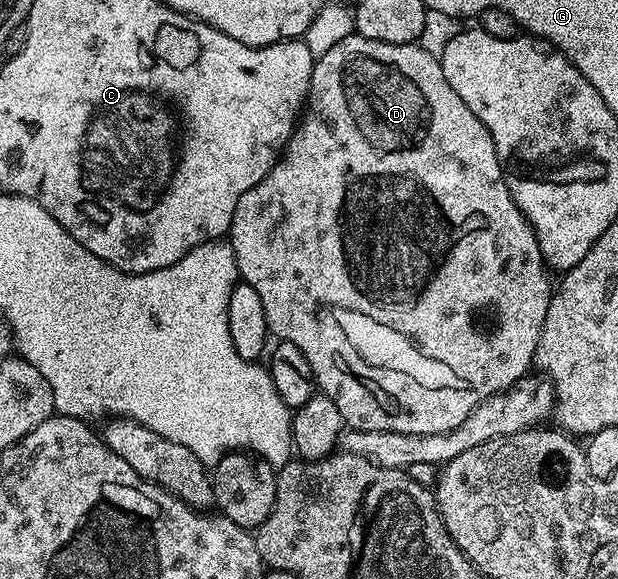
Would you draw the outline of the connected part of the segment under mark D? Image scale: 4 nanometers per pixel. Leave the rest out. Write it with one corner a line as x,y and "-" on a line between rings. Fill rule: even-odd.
353,35
342,39
342,43
334,43
334,47
330,47
330,51
326,51
326,55
315,58
312,66
312,78
308,84
306,104
296,128
292,130
292,137
285,145
284,152
280,154
275,167
262,179
262,183
250,187
250,191
246,191
246,195
242,195
242,199
238,199
238,207
234,207
234,219
230,230
230,244
236,256
236,271
239,280
243,284
254,287
254,291
258,291
258,299
262,299
262,311
266,315
269,334
280,341
294,343
294,347
298,347
298,351
302,351
302,355
306,355
306,363
310,363
312,380
318,386
319,392
330,398
338,407
338,411
342,411
345,426
348,429
357,429
358,431
398,431
402,435
438,435
439,433
454,431
454,427
463,423
485,399
513,388
529,376
528,368
530,370
533,368
538,339
542,335
554,292
553,282
552,285
548,282
547,275
549,276
549,274
546,272
542,251
538,247
536,232
530,227
530,223
522,215
522,211
514,203
514,199
506,187
506,179
490,131
486,131
482,119
478,119
478,115
474,115
474,111
470,111
470,107
466,107
466,103
462,103
458,91
454,91
454,87
450,87
437,54
435,52
433,54
427,53
426,50
419,49
420,47
416,43
410,45
378,43
374,39

